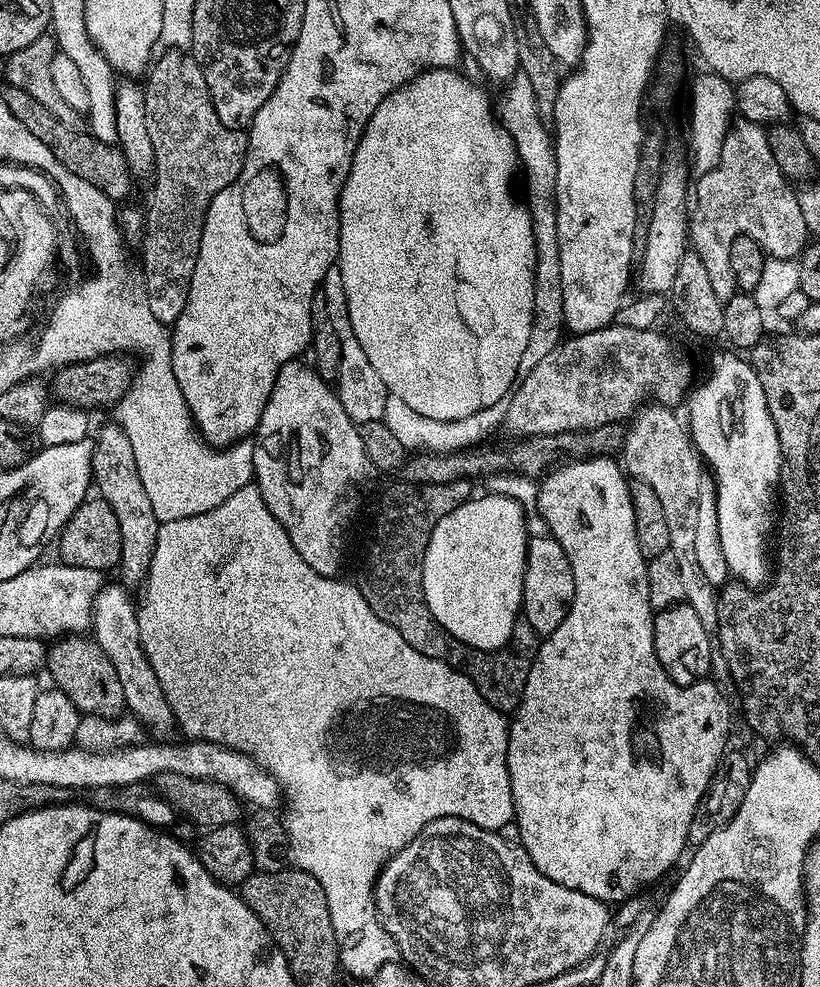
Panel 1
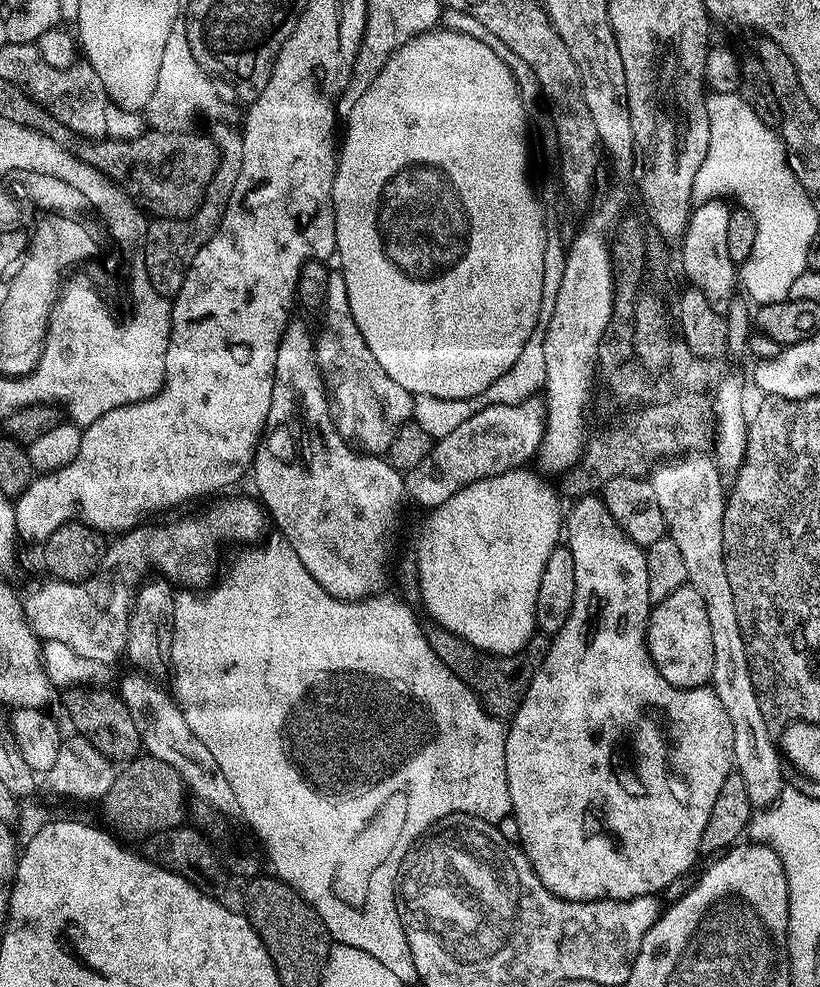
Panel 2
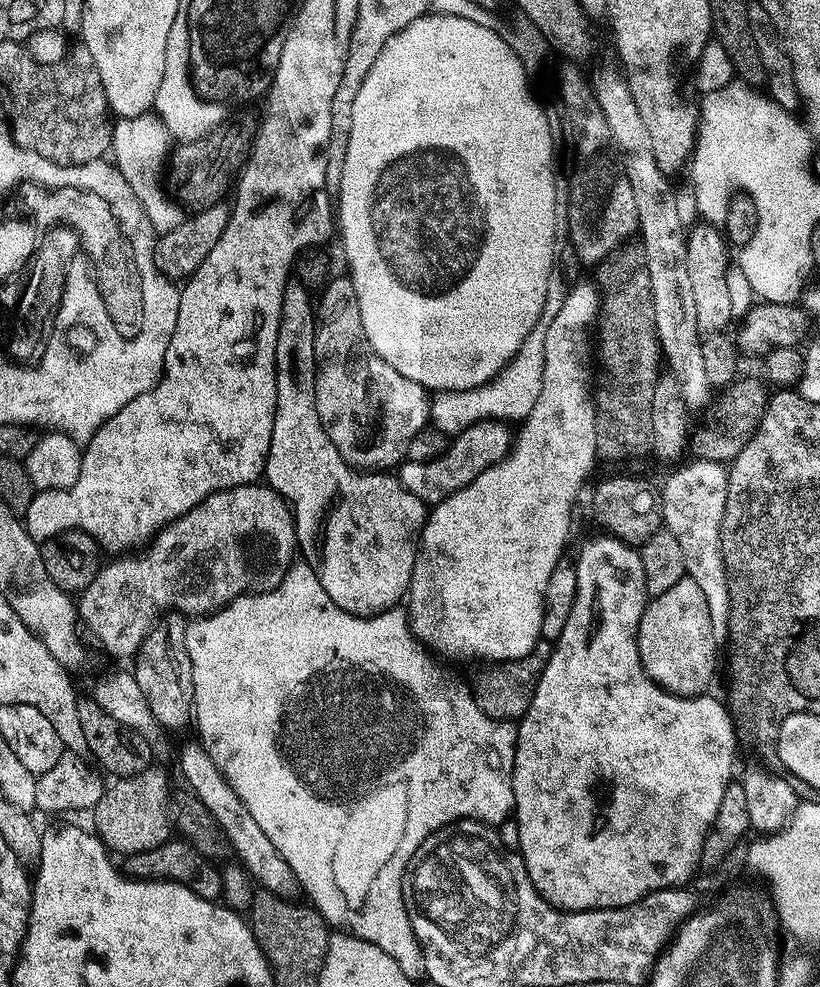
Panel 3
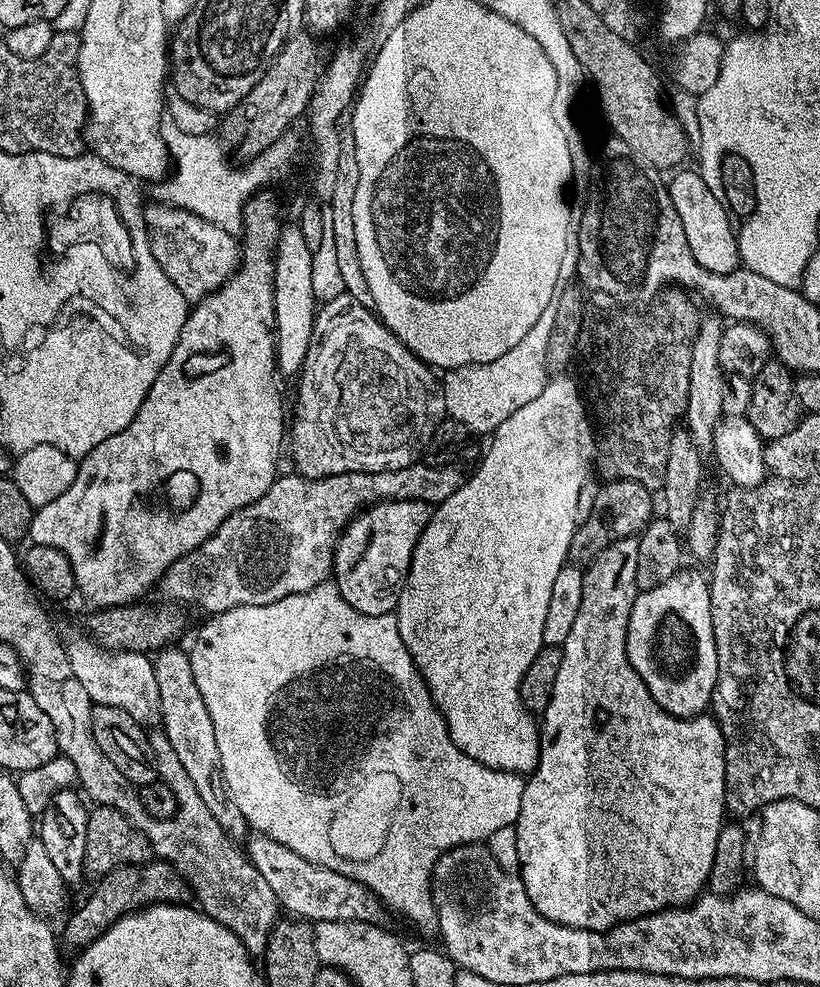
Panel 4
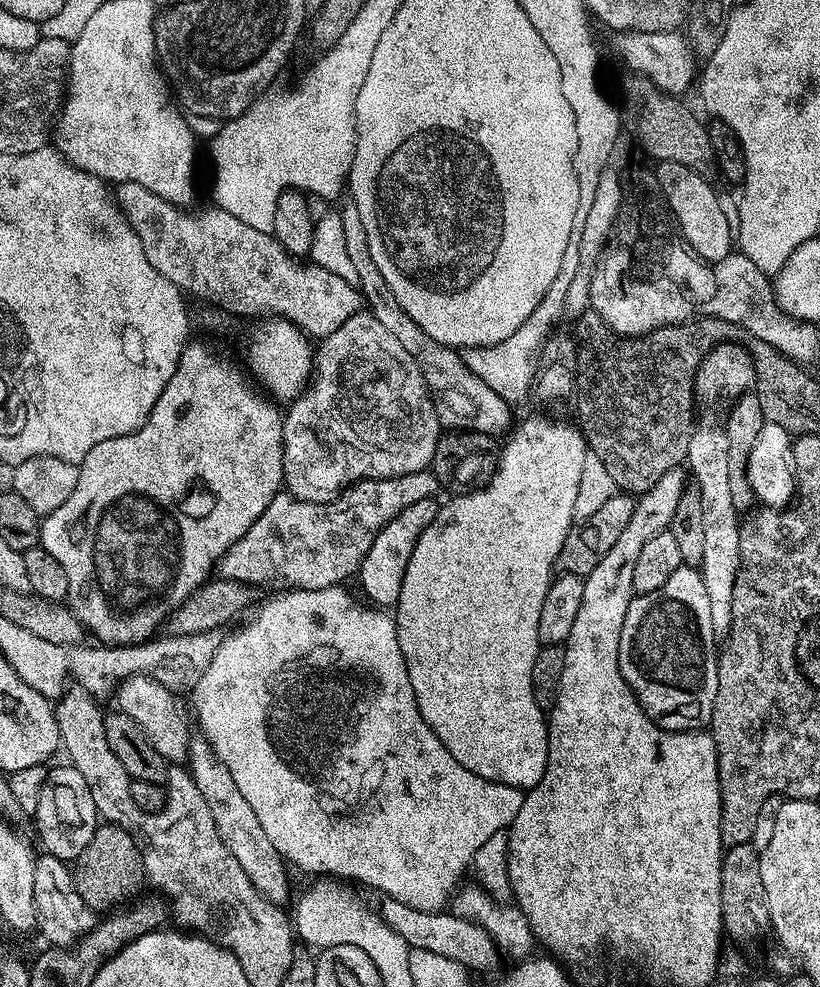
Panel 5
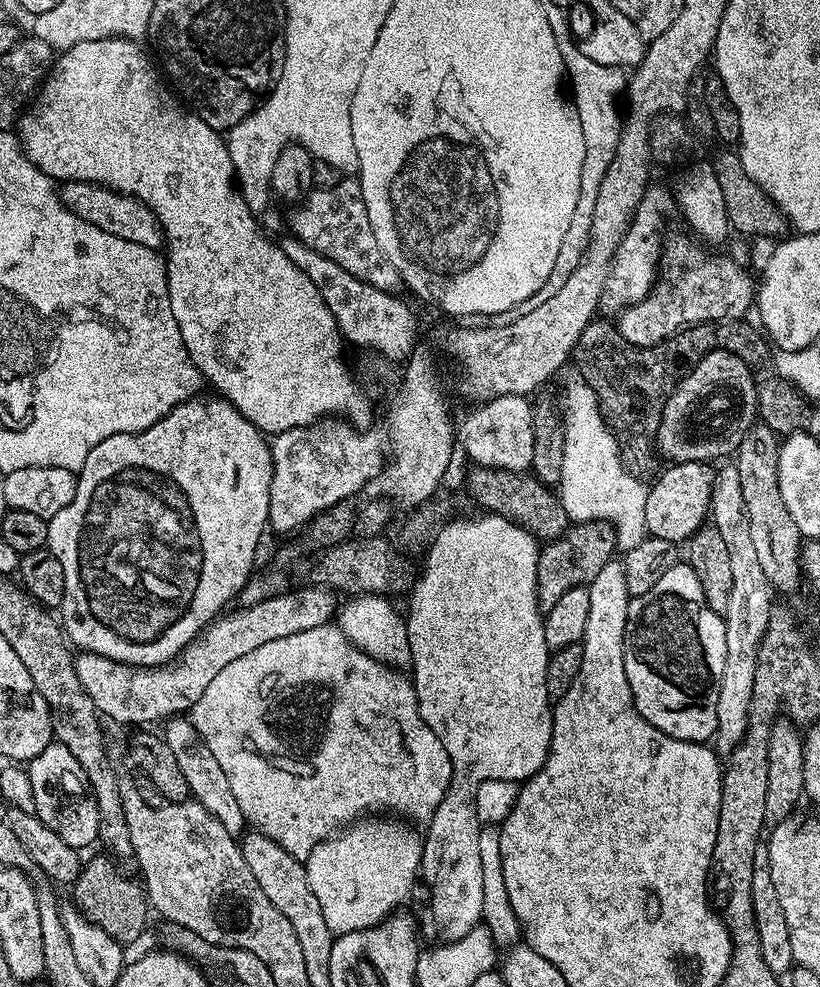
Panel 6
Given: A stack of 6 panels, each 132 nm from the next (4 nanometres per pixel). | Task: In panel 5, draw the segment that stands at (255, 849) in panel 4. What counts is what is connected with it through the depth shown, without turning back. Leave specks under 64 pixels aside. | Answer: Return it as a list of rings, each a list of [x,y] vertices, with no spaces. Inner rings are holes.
[[[381,899],[378,915],[386,921],[397,934],[408,943],[409,949],[422,948],[433,951],[454,962],[463,964],[468,970],[474,968],[492,968],[496,964],[498,949],[496,943],[490,938],[490,934],[484,929],[473,924],[470,920],[463,920],[460,916],[448,910],[439,912],[427,912],[426,910],[414,910],[397,900]]]

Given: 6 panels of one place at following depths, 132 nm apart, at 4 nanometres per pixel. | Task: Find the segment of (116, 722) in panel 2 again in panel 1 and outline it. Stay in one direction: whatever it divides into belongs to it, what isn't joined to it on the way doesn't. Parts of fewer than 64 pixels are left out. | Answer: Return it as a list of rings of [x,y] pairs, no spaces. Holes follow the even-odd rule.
[[[73,634],[55,641],[56,644],[47,649],[46,671],[52,675],[52,680],[59,691],[74,702],[74,706],[83,715],[101,716],[107,720],[125,715],[122,682],[118,682],[118,674],[110,663],[110,658],[96,644],[95,639],[88,634]]]

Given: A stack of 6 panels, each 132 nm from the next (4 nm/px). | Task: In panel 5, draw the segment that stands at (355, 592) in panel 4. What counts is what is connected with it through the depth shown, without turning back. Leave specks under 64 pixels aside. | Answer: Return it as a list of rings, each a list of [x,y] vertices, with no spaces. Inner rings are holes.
[[[435,499],[414,502],[414,506],[406,506],[402,514],[398,514],[376,535],[364,561],[360,563],[358,581],[364,587],[367,599],[376,606],[395,605],[398,594],[402,590],[402,578],[406,574],[406,566],[410,562],[410,554],[414,554],[414,546],[418,538],[422,538],[422,530],[434,522],[438,511]]]

